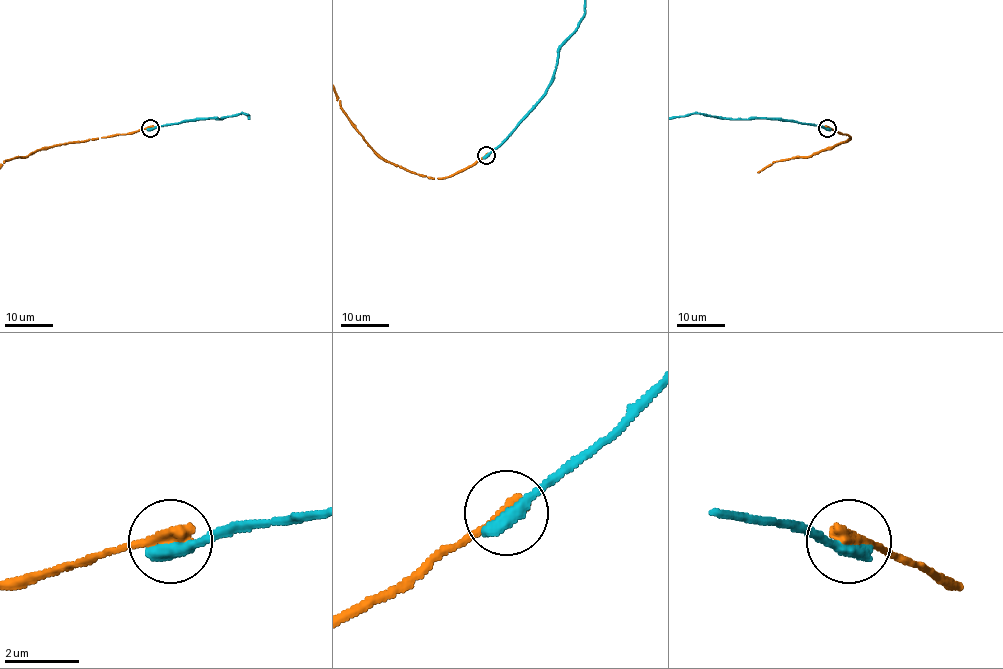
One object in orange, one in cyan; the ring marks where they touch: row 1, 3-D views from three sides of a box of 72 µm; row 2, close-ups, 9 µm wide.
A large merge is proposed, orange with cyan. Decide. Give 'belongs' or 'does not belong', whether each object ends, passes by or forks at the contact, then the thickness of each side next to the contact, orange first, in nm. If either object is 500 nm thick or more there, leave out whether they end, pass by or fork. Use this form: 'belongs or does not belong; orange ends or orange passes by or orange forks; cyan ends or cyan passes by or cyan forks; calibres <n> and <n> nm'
does not belong; orange ends; cyan ends; calibres 400 and 460 nm

